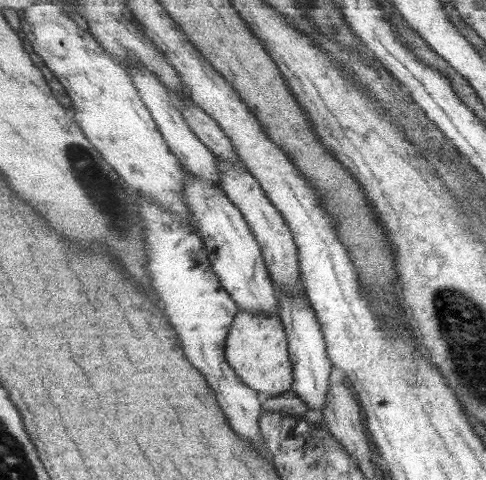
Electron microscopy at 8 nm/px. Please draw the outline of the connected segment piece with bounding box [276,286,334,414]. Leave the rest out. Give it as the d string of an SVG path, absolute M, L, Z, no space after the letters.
M278 286L276 290L280 296L280 318L283 324L286 326L286 333L288 334L288 341L290 342L290 356L291 363L294 363L294 378L295 382L292 386L292 390L297 392L297 395L307 403L308 410L317 412L320 410L323 414L324 408L327 404L327 393L329 393L329 376L333 372L334 363L330 360L330 354L328 353L326 338L322 331L322 323L319 322L316 311L311 307L309 300L306 298L300 298L300 296L290 296L290 294L284 294Z

